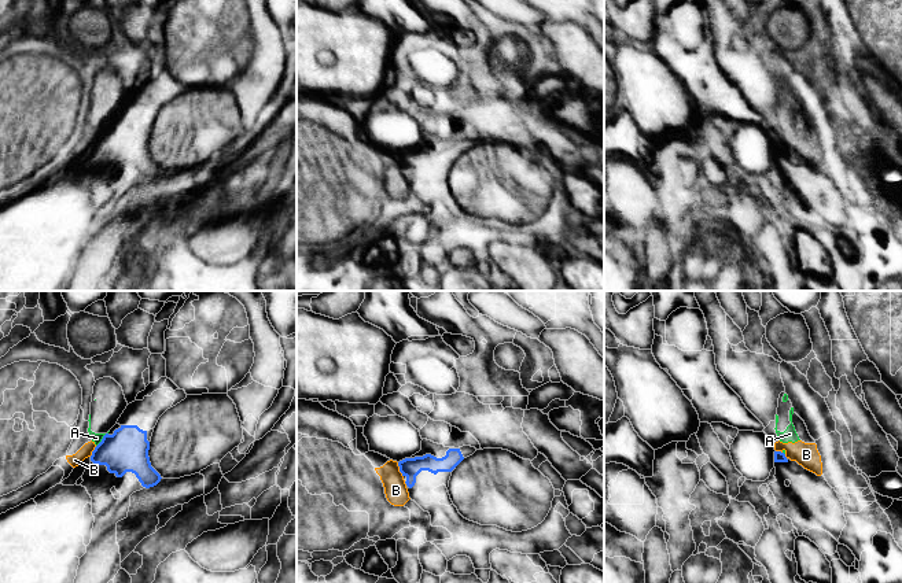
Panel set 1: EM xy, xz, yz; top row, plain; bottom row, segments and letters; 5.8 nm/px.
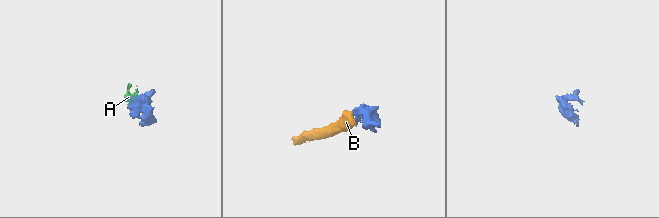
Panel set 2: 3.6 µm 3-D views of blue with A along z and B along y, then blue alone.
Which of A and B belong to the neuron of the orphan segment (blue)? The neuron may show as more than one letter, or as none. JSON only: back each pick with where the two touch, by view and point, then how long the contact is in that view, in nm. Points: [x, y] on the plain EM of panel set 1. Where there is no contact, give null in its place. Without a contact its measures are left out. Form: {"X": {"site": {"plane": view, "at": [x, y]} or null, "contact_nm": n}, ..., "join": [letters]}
{"join": []}

